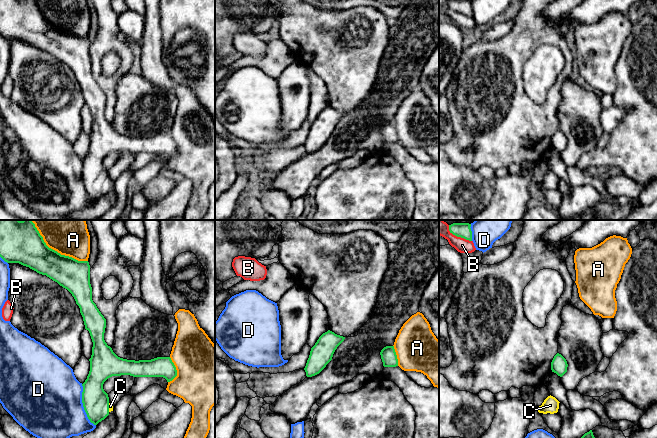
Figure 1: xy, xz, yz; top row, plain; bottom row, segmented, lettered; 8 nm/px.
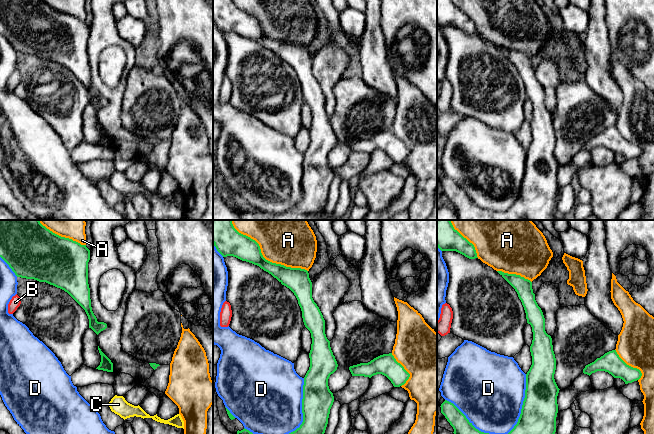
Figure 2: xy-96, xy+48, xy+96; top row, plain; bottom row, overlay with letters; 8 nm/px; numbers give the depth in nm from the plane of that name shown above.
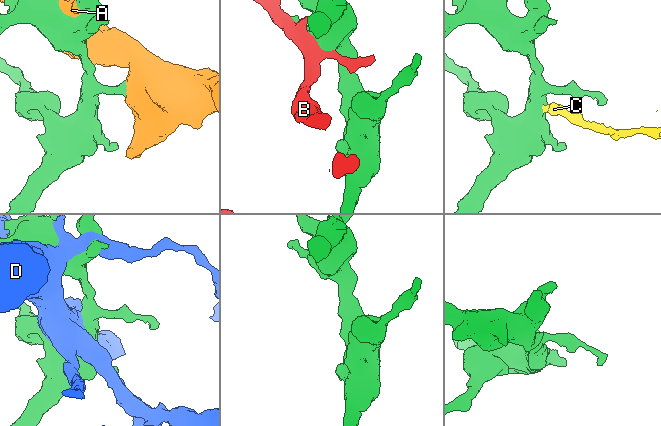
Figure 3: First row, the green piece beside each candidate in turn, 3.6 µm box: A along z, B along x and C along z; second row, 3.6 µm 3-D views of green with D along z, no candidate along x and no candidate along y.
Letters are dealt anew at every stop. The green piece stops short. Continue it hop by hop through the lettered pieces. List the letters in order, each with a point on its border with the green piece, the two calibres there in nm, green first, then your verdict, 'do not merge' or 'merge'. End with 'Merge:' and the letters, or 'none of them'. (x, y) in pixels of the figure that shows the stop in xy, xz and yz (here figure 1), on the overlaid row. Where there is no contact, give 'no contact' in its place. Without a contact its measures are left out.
A: xy (54, 250) | 300/400 nm | do not merge
B: yz (458, 236) | 120/120 nm | do not merge
C: xy (108, 407) | 220/30 nm | merge
D: xy (83, 405) | 220/480 nm | do not merge
Merge: C

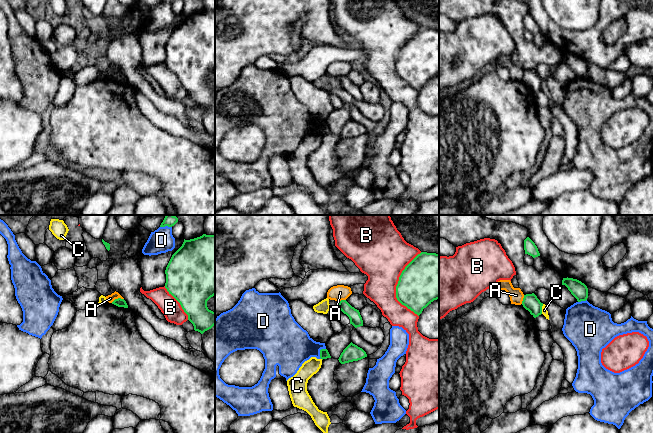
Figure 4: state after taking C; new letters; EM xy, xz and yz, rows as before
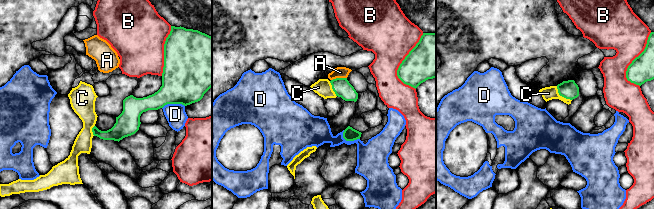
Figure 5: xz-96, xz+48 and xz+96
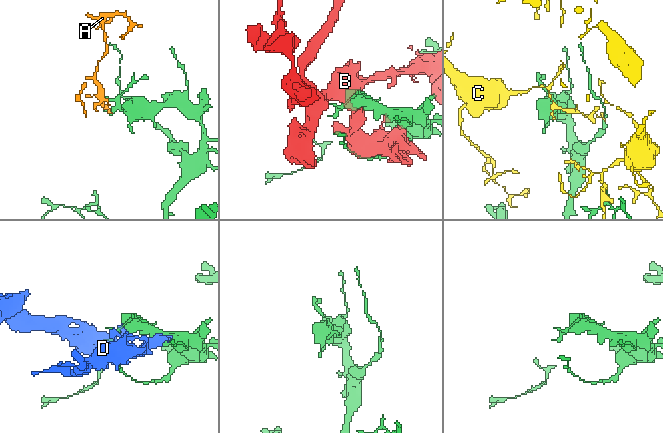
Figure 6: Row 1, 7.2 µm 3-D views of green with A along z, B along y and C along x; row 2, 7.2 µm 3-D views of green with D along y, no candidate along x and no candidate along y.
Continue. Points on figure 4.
A: xy (118, 298) | 70/60 nm | do not merge
B: xz (396, 286) | 380/360 nm | do not merge
C: yz (541, 309) | 130/50 nm | do not merge
D: xz (320, 352) | 80/340 nm | do not merge
Merge: none of them

